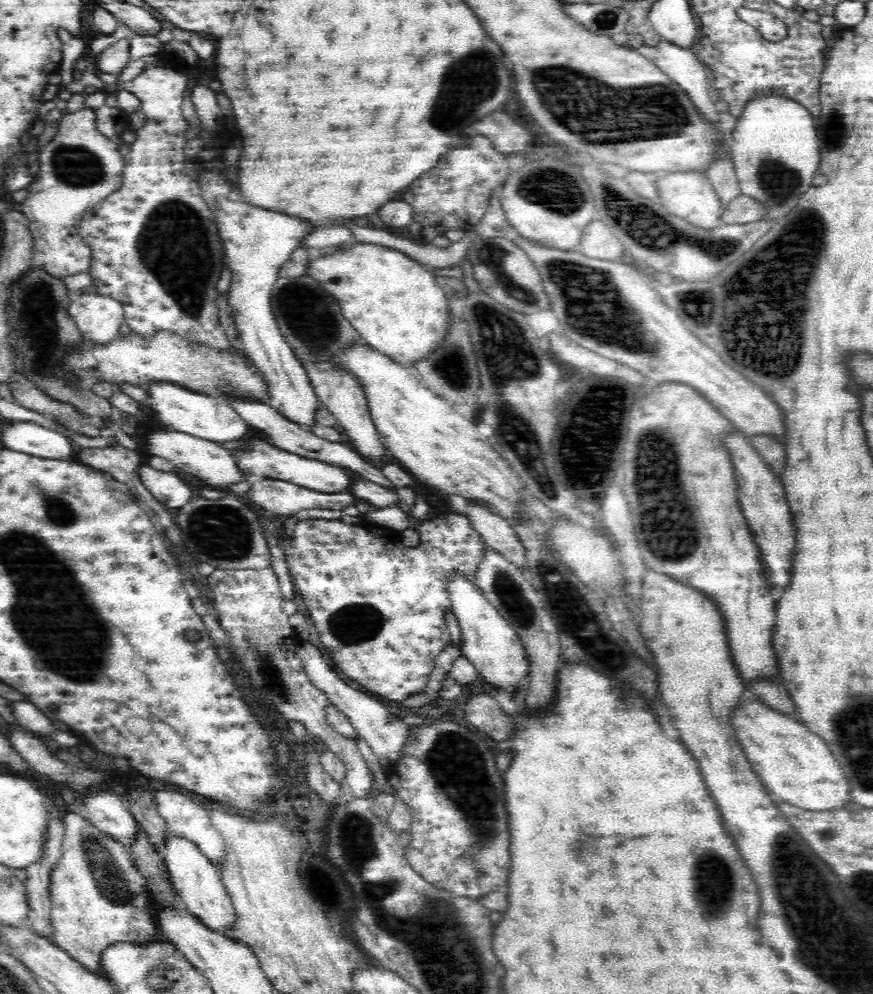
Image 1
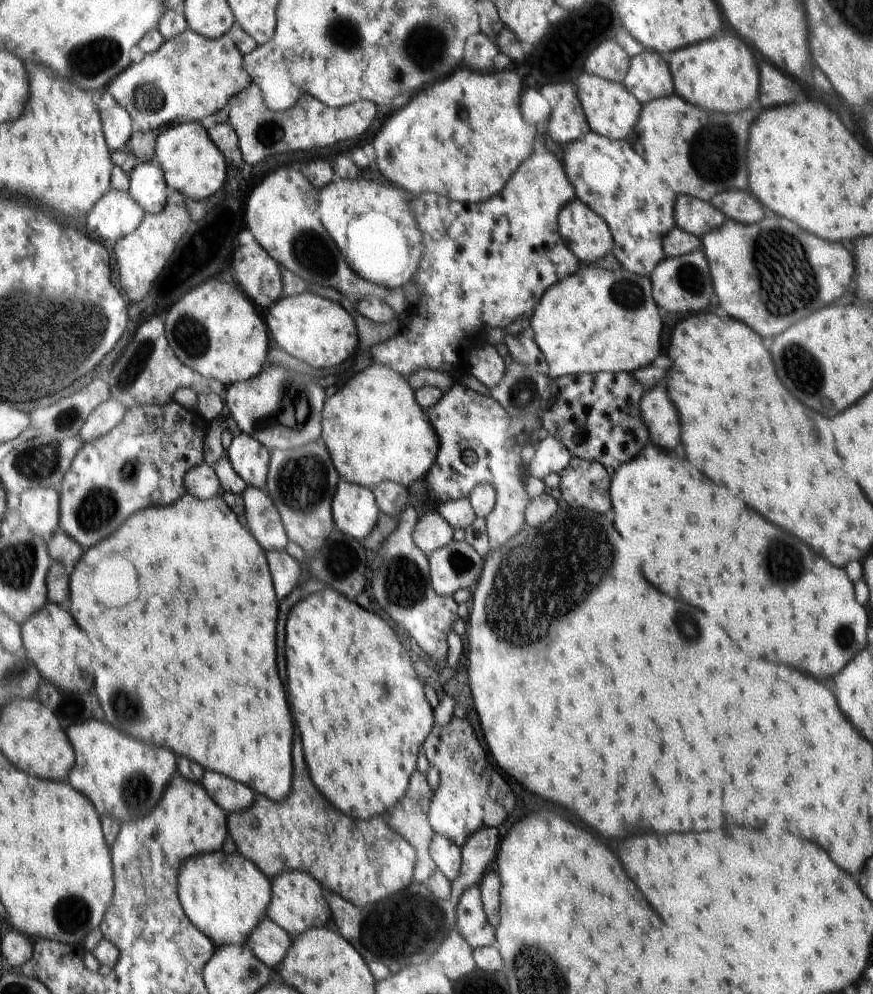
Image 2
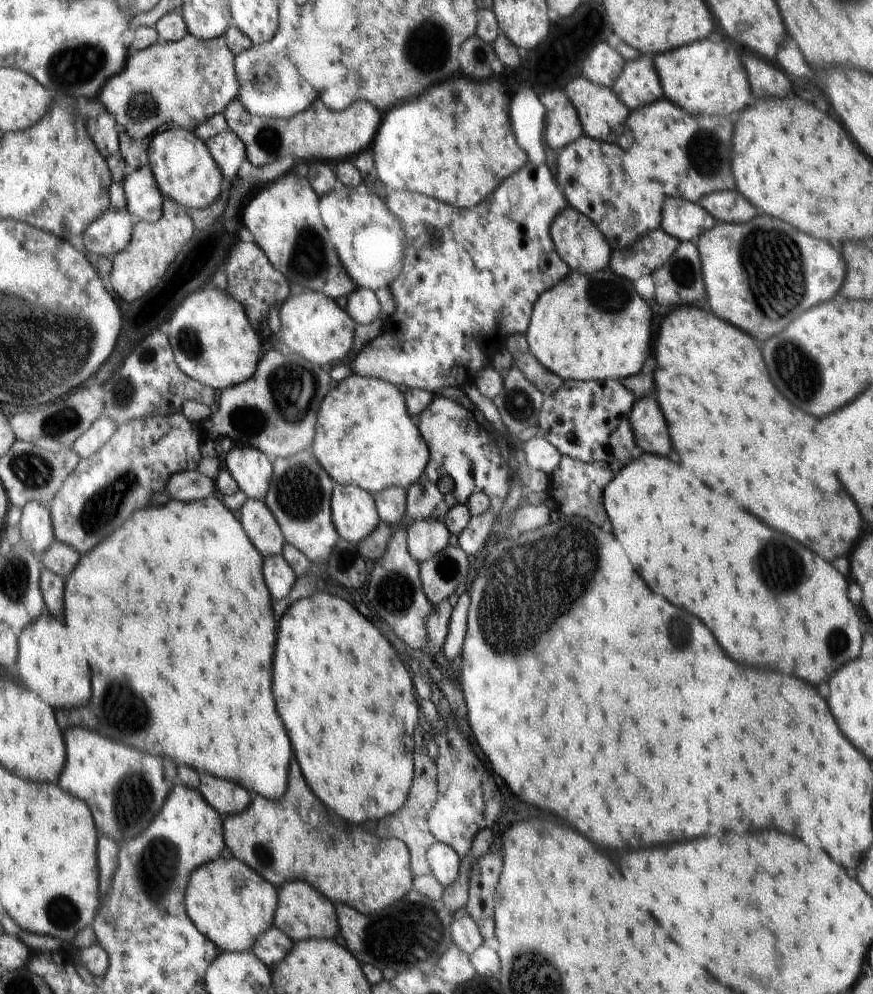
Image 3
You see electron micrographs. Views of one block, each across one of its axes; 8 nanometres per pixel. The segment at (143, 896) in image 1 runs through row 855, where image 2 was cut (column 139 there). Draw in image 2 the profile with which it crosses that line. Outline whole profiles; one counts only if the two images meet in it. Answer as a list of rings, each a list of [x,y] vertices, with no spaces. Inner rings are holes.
[[[186,27],[176,38],[165,40],[158,50],[144,55],[140,62],[130,64],[112,84],[109,84],[107,91],[128,111],[134,131],[152,132],[171,122],[174,122],[173,125],[185,122],[200,123],[204,118],[224,109],[230,98],[250,86],[252,78],[244,72],[242,62],[243,54],[240,54],[227,34],[218,39],[209,39]]]

